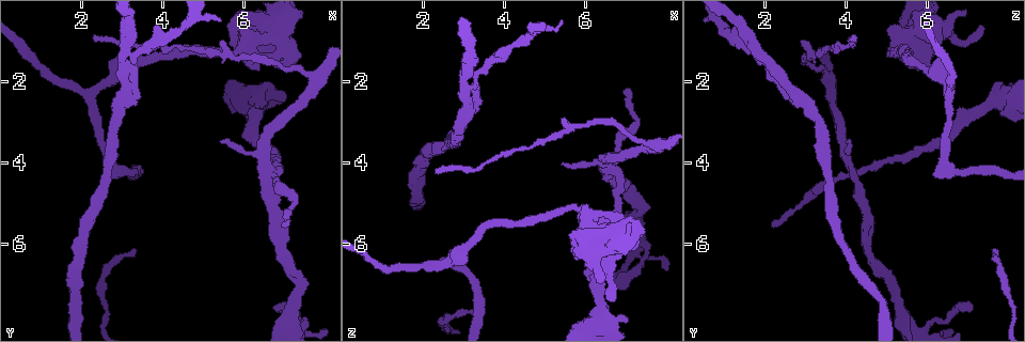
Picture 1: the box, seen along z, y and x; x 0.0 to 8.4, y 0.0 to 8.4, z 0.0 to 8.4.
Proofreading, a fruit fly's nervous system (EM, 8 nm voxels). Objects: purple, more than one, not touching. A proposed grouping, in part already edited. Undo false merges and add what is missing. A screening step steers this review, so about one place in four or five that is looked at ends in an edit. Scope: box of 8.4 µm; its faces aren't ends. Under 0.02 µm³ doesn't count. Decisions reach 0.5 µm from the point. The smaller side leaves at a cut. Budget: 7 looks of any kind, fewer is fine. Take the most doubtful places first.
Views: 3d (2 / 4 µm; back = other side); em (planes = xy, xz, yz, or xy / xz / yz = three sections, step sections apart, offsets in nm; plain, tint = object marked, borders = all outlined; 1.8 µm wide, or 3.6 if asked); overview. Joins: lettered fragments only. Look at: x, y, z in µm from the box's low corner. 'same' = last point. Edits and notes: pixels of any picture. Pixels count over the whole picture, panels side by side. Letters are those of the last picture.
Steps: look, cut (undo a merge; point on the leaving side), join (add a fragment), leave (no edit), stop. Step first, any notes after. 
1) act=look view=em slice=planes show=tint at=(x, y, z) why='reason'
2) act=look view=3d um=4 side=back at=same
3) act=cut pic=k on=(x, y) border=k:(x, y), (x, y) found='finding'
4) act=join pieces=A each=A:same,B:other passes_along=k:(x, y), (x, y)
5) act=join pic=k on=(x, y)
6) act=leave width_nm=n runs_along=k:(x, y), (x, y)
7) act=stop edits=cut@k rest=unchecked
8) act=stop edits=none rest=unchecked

act=look view=em um=3.6 slice=planes show=tint at=(6.40, 2.45, 7.75) why='thick turns thin'

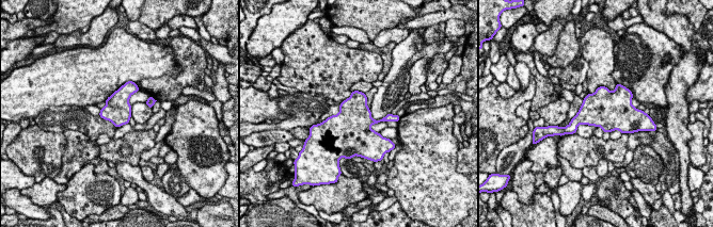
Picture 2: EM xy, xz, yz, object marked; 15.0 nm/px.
act=look view=em um=3.6 slice=planes show=borders at=same why='what lies round it'

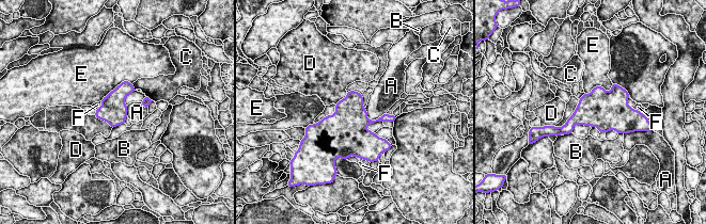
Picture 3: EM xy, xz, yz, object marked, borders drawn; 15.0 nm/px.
act=leave longest_contact=E:460nm each=A:other,B:other,C:other,D:other,E:other,F:other border=3:(364, 108), (371, 120), (386, 112) found='continuous, no second cell'

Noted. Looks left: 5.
act=look view=em slice=xz step=16 show=borders at=(6.70, 0.75, 7.45) why='branch stops here'

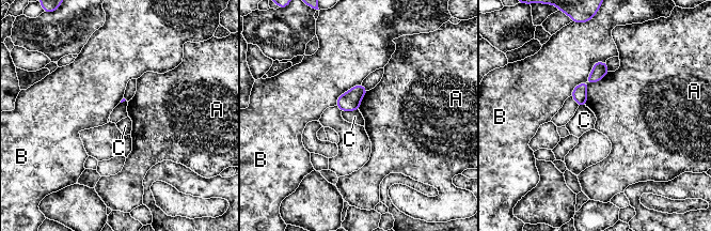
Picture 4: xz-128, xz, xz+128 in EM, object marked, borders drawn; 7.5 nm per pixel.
act=leave each=A:other,B:other,C:other runs_along=4:(603, 65), (581, 89), (581, 103) found='no lettered fragment goes on from it'

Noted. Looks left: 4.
act=look view=em slice=yz step=4 show=tint at=(2.25, 0.90, 4.20) why='an open end'

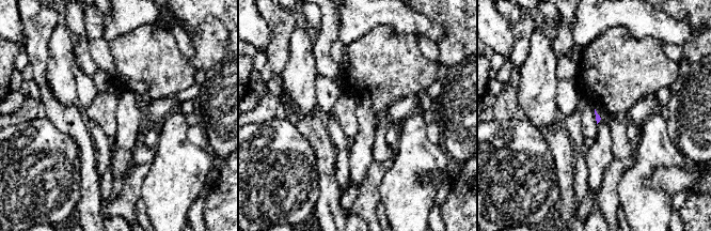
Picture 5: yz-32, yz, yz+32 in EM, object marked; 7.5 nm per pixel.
act=look view=em slice=planes show=tint at=same

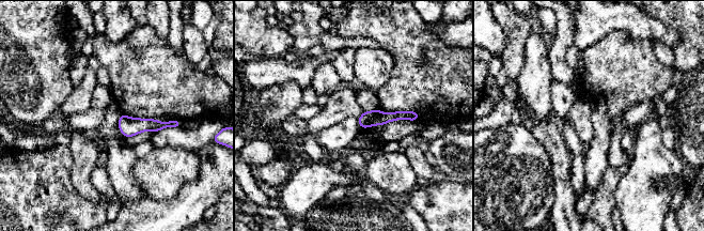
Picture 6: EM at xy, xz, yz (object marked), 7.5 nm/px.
act=look view=em slice=planes show=borders at=same

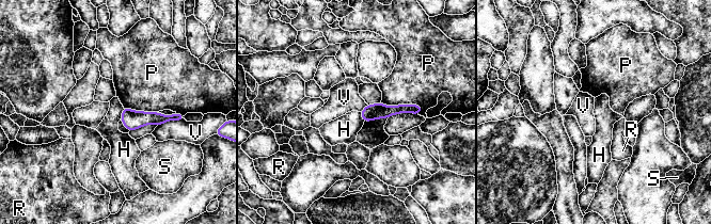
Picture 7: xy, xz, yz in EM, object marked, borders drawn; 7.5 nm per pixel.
act=leave width_nm=120 each=H:other,P:other,R:other,S:other,V:other runs_along=7:(124, 114), (130, 118), (180, 117) found='none of them fits'

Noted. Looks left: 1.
act=stop edits=none rest=unchecked

